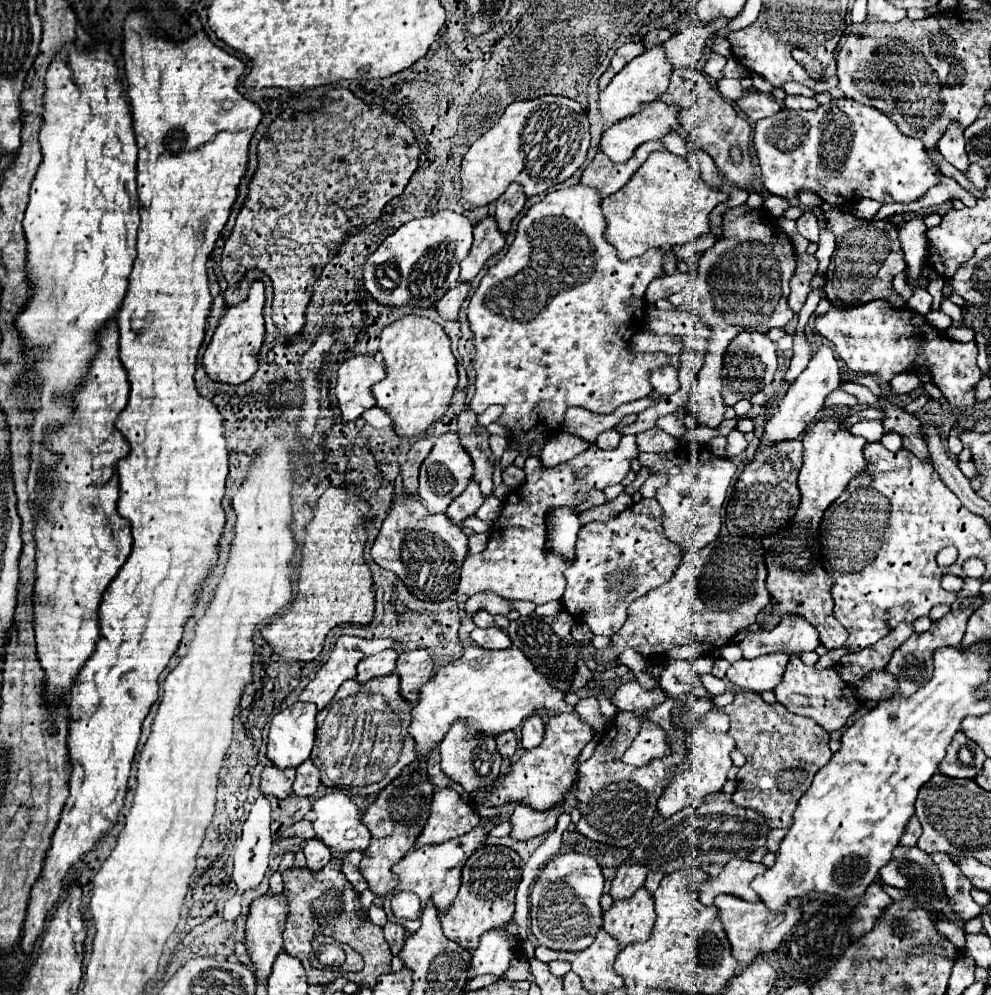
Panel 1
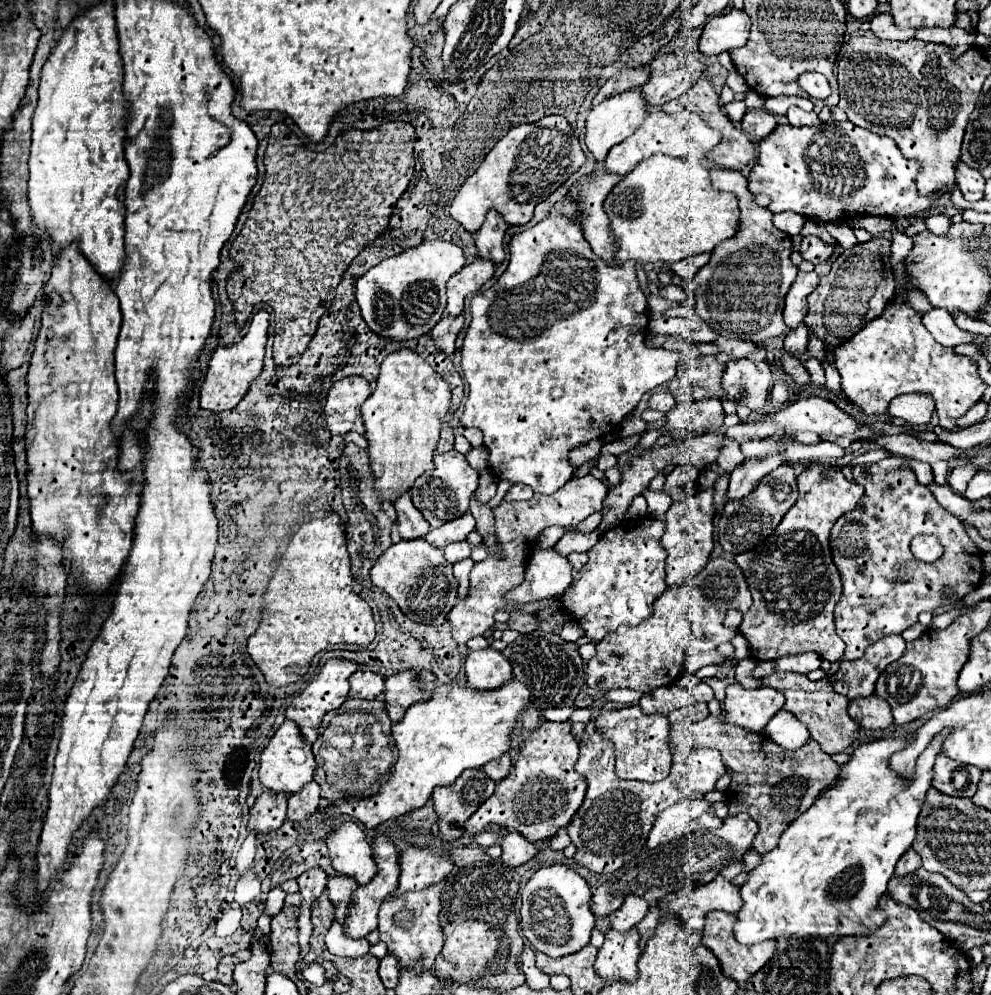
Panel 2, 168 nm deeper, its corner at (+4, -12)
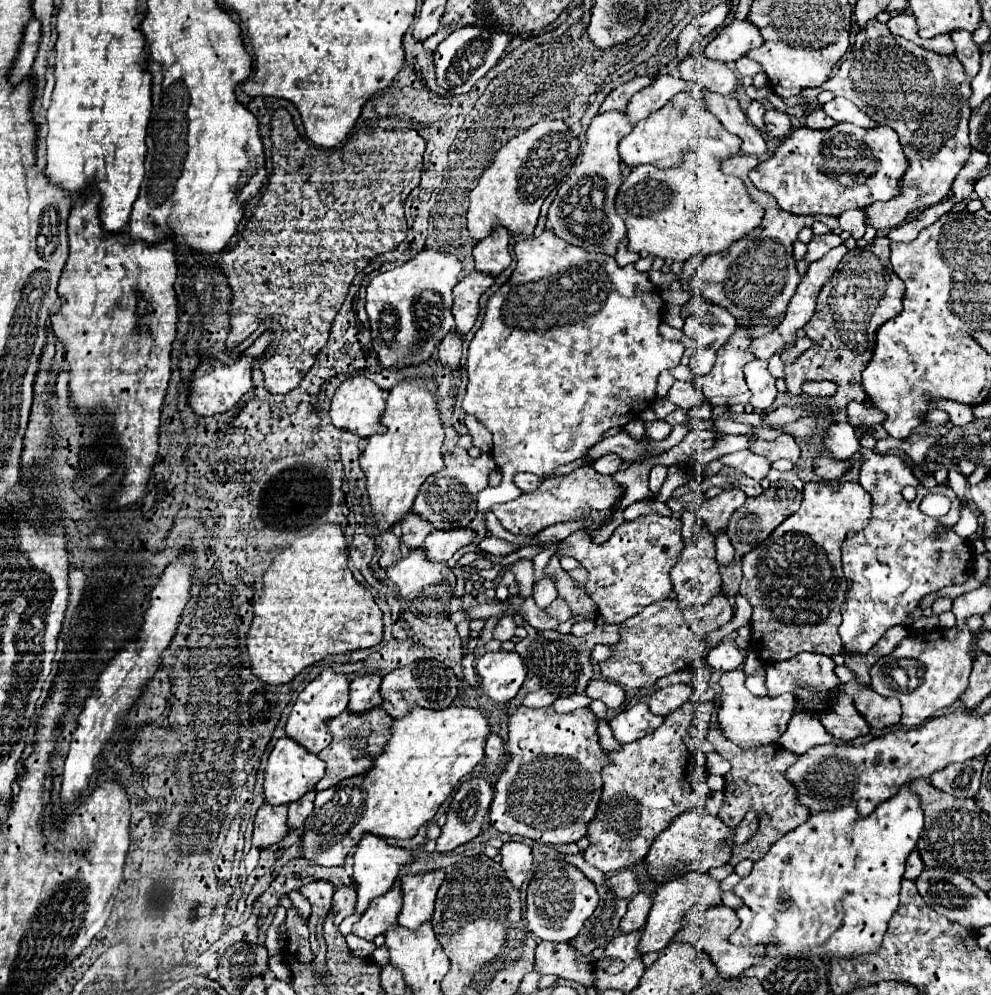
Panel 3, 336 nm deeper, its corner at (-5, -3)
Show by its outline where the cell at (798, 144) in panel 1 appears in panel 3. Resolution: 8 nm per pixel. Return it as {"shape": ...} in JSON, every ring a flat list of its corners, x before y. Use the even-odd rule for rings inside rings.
{"shape":[[837,123,831,129,817,131,809,127,793,129,785,139,781,139,777,151,767,161,759,163,749,179,761,191,771,193,781,209,799,215,833,215,839,217,847,209,865,209,875,201,891,201,903,191,903,175,909,167,909,161,899,143,899,135,891,127,877,125,875,129,863,129,853,123]]}

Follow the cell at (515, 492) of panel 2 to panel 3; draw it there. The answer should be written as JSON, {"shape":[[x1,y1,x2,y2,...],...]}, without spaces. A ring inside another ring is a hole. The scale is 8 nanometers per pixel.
{"shape":[[519,473,515,479,515,485,521,489,521,493,531,493,541,485,541,479,531,473]]}

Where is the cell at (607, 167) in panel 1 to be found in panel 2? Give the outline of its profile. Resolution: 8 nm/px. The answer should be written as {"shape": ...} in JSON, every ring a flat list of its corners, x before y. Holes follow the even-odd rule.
{"shape":[[618,174,584,176,570,190,570,196,578,200,582,212,580,218,582,218,584,236,590,242,592,252,610,266,620,266,618,262,614,262,618,240,614,232,610,232,610,220,606,212,602,212,602,202,608,196,608,192,614,188,614,184,618,184,620,180,622,176]]}

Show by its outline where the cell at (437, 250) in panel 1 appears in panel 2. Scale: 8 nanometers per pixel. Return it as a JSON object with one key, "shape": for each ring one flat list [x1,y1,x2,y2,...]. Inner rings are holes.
{"shape":[[444,240,422,242,420,246,406,250,400,256,382,260,378,266,370,268,356,282,356,302,360,306,360,314,364,322,374,334,388,338,388,340,396,340,396,342,430,334,446,310,446,282,464,266,464,262,466,258,464,258,462,248,458,248,452,242,444,242]]}

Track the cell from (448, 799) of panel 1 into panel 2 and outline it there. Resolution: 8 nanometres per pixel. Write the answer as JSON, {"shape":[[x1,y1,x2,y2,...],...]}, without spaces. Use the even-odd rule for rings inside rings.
{"shape":[[404,848,400,856,400,884,398,894,416,892,442,882,452,872,448,852,436,854,432,848]]}

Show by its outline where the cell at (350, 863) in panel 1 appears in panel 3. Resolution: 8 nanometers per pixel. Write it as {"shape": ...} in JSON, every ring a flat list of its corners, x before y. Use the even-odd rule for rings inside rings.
{"shape":[[341,885,335,889,335,895,333,895,335,925,339,925,345,917,349,917,355,911,355,903,357,903,355,885]]}

